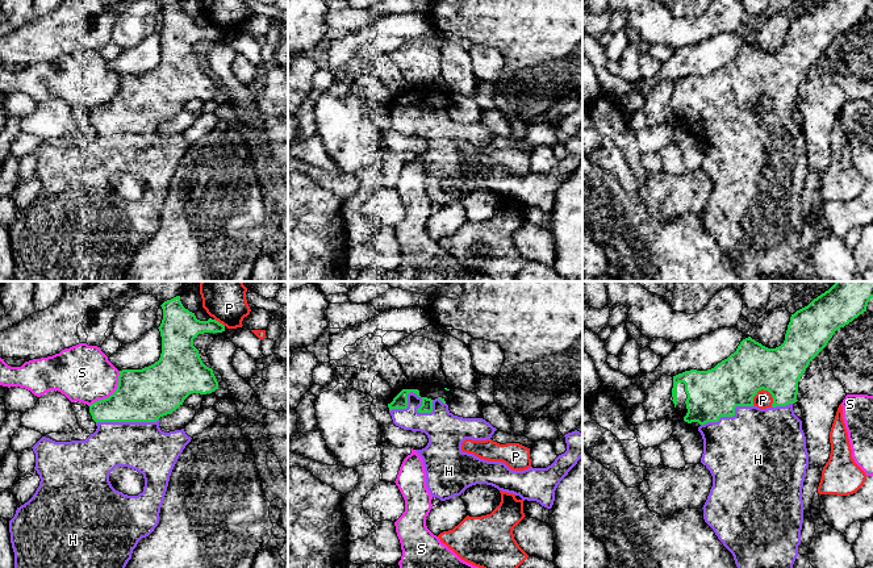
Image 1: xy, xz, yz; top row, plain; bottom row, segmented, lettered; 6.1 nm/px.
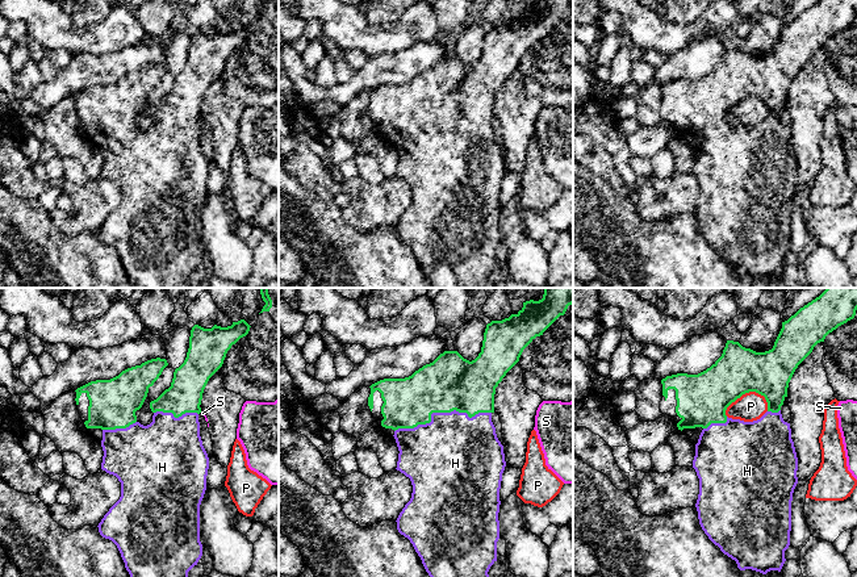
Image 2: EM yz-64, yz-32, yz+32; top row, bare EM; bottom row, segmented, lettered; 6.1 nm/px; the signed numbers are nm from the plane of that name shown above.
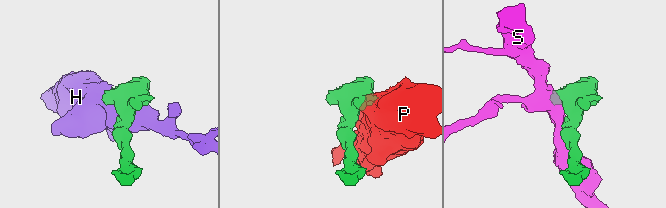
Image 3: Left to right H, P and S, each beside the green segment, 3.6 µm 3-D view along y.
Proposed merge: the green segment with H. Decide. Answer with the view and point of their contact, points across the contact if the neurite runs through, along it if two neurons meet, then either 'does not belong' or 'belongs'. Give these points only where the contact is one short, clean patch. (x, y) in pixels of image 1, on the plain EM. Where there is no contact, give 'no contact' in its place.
meets green in xz at (418, 101); belongs

